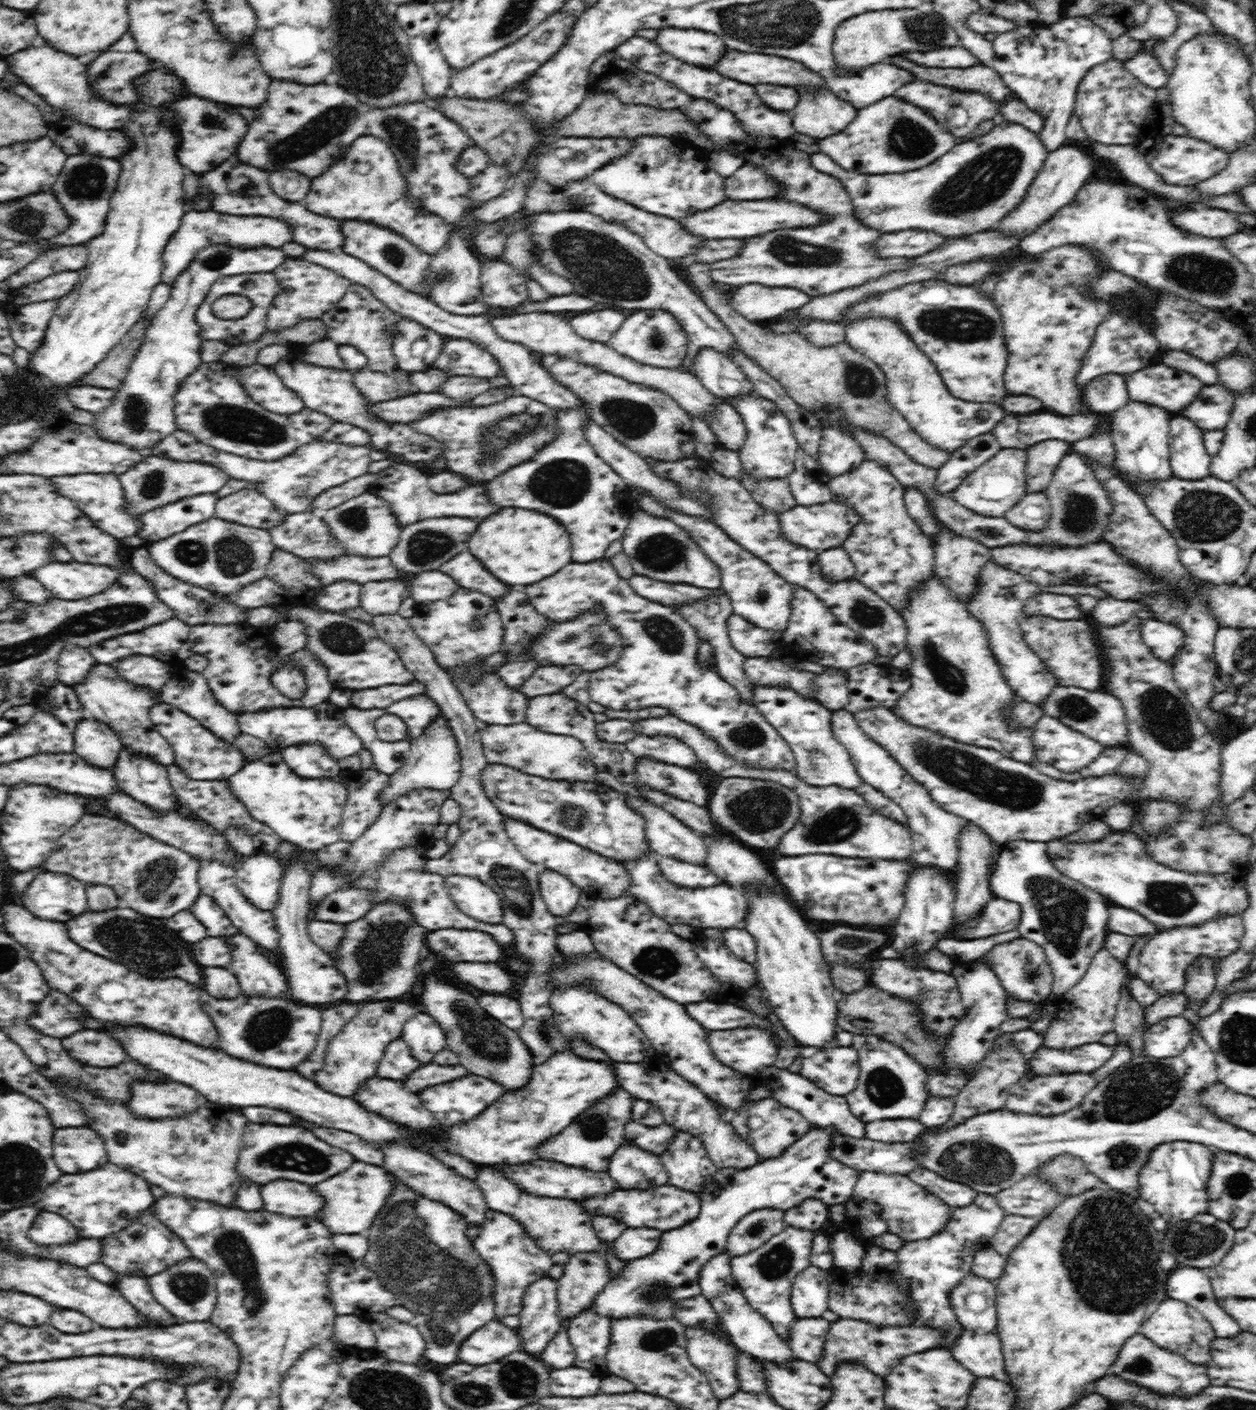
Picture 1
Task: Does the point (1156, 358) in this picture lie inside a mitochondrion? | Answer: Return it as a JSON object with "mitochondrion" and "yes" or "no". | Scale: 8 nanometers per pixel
{"mitochondrion":"no"}

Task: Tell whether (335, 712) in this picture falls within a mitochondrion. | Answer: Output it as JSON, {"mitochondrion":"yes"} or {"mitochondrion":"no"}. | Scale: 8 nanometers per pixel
{"mitochondrion":"no"}

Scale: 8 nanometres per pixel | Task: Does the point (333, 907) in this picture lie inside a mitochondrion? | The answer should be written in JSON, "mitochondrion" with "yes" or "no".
{"mitochondrion":"no"}

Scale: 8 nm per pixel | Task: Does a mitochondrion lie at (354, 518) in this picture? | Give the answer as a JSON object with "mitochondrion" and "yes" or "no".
{"mitochondrion":"yes"}

